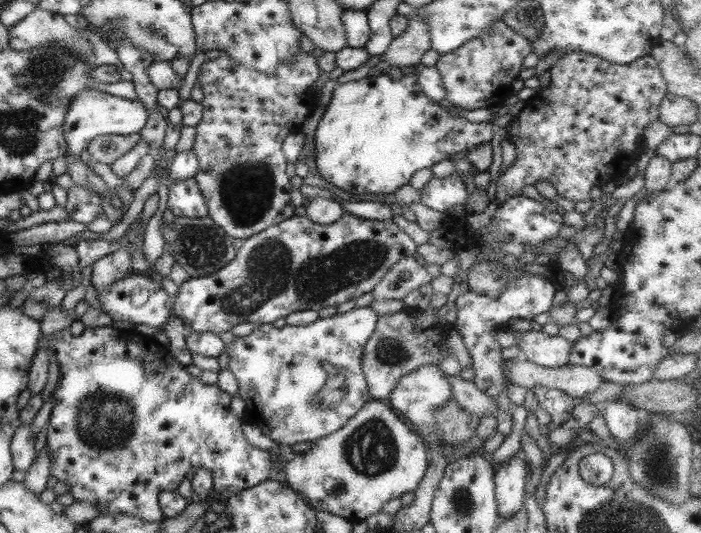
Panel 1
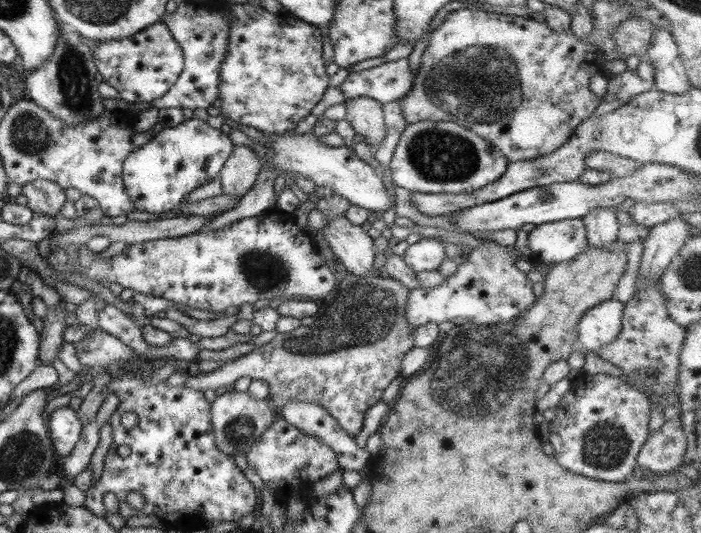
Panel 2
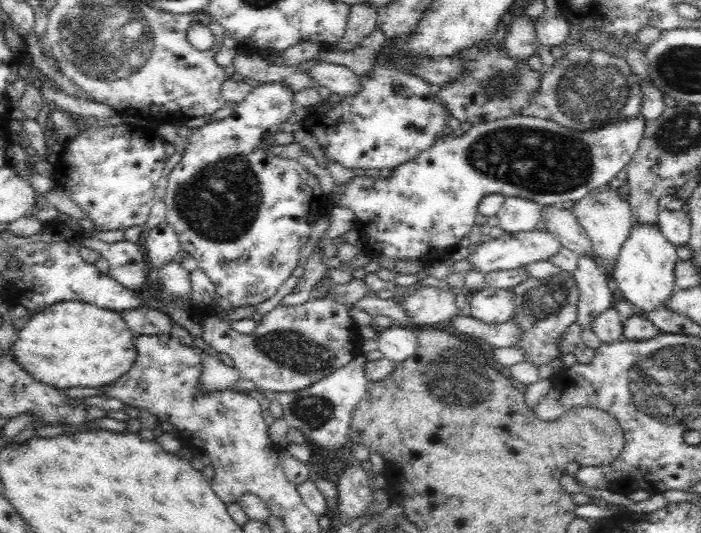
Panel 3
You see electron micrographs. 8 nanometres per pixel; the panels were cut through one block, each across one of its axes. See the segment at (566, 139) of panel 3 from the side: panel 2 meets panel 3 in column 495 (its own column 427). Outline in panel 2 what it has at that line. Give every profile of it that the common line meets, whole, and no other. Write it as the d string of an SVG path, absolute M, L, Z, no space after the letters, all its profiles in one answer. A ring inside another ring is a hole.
M423 120L406 124L389 161L391 179L405 190L427 194L469 194L495 182L507 166L499 149L454 122Z

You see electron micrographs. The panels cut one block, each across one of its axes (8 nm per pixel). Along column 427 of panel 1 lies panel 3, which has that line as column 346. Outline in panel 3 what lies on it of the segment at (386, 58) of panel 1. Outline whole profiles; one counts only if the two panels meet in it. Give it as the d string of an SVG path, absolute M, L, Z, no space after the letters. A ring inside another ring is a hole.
M368 3L351 6L346 33L338 42L340 46L337 47L346 52L352 50L366 36L375 31L377 19L378 8L376 6Z

